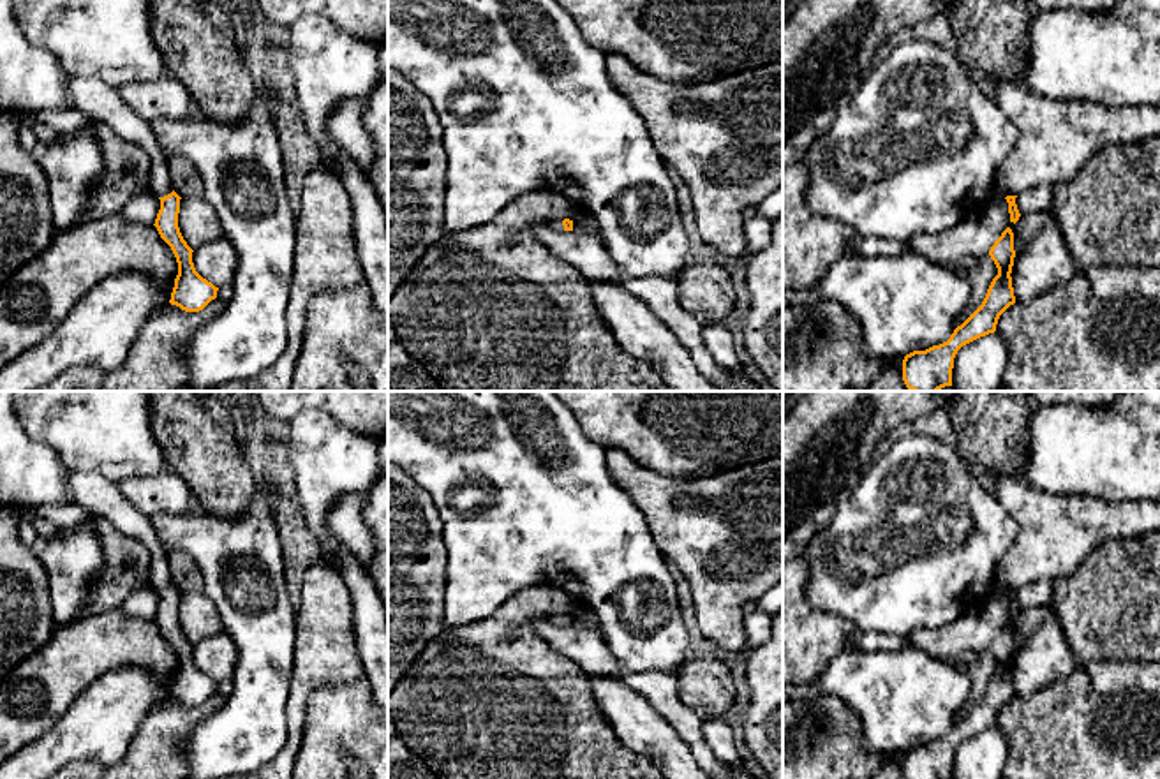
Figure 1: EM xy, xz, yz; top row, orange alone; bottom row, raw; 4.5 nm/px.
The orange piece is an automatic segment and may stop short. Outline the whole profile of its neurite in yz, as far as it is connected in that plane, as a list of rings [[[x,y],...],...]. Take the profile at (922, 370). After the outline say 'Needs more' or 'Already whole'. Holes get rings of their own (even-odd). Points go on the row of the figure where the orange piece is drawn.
[[[1007,227],[989,250],[998,268],[982,305],[954,330],[950,338],[926,351],[913,351],[903,360],[903,381],[911,391],[940,391],[952,386],[952,368],[957,351],[996,331],[1000,315],[1015,303],[1012,287],[1014,233]]]. Already whole

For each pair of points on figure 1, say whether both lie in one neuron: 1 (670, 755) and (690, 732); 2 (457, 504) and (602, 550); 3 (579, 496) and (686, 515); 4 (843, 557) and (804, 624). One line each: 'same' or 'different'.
1: different
2: same
3: different
4: different

